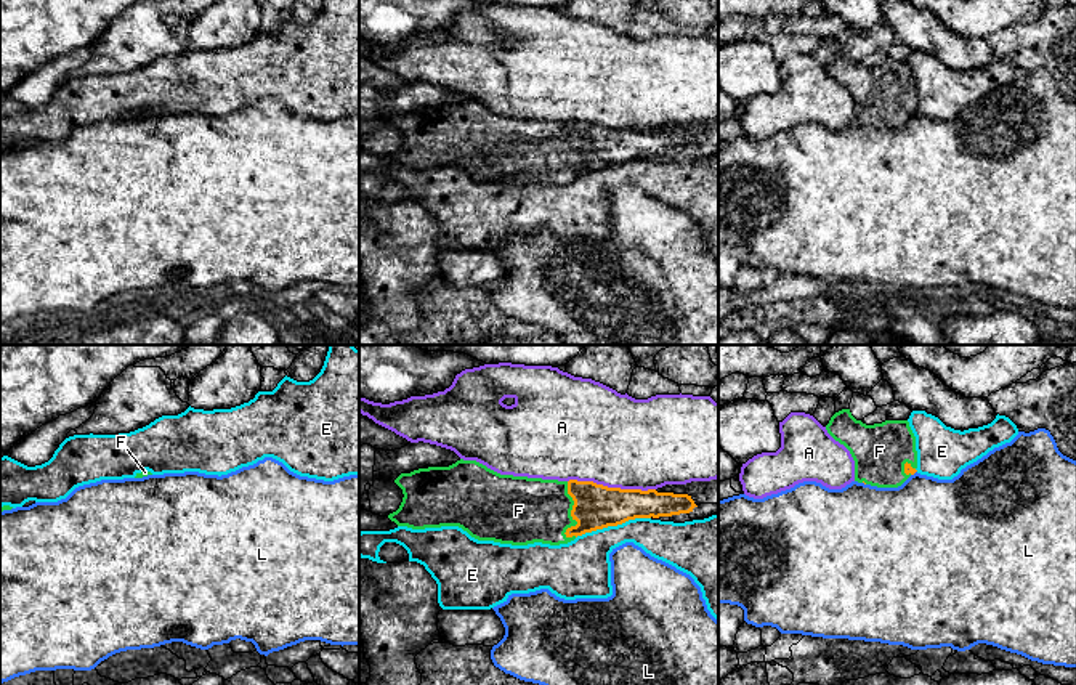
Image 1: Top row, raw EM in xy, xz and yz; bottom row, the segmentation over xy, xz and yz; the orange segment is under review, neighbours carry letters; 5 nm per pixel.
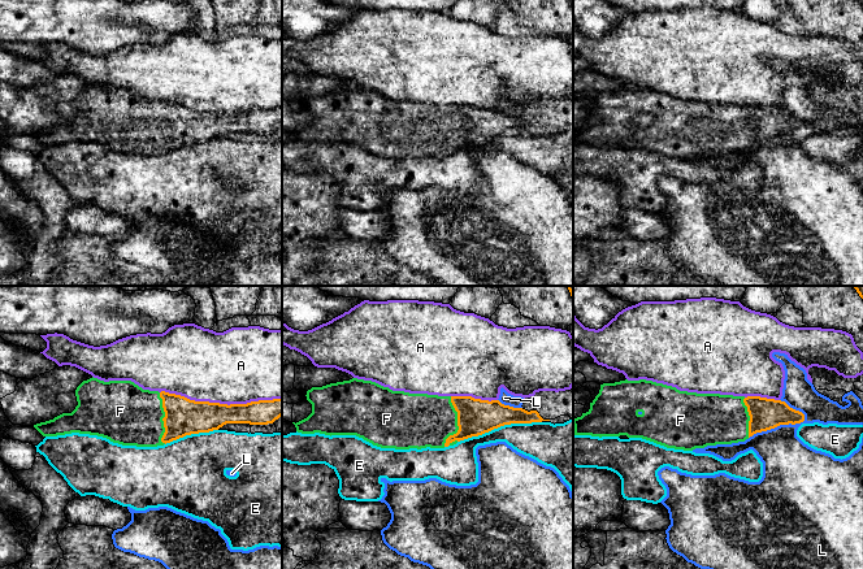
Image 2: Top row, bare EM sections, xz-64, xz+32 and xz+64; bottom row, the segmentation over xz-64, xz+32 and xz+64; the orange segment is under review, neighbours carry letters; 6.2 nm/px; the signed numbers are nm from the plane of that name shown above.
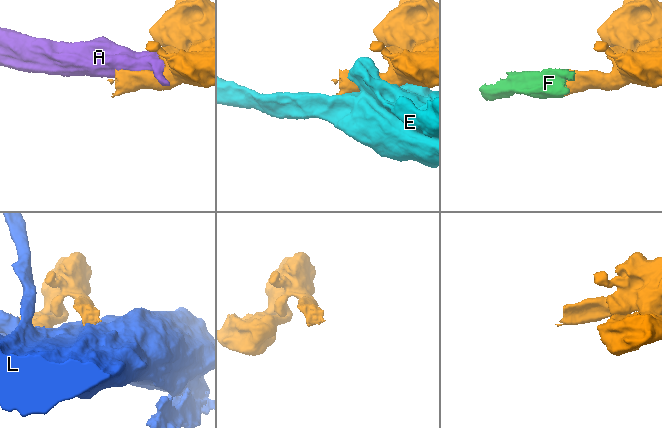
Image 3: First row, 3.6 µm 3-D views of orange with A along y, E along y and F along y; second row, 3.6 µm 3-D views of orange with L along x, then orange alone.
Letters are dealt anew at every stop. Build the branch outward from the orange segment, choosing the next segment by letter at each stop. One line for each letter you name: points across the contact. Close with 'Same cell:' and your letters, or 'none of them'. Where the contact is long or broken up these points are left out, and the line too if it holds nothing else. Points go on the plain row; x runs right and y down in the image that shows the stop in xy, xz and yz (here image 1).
Same cell: F

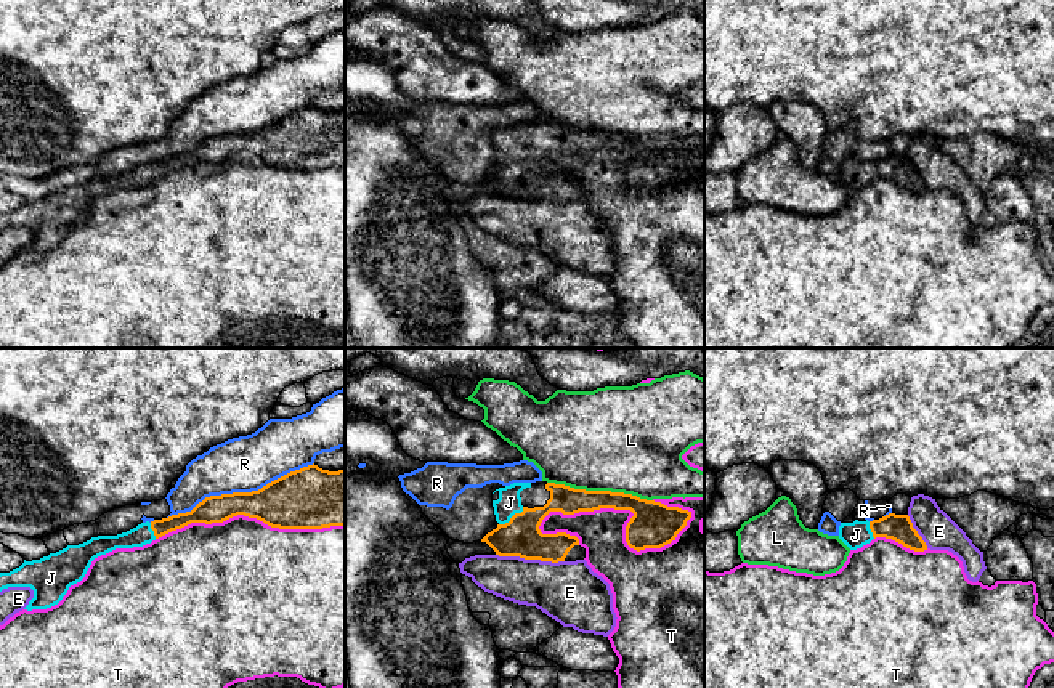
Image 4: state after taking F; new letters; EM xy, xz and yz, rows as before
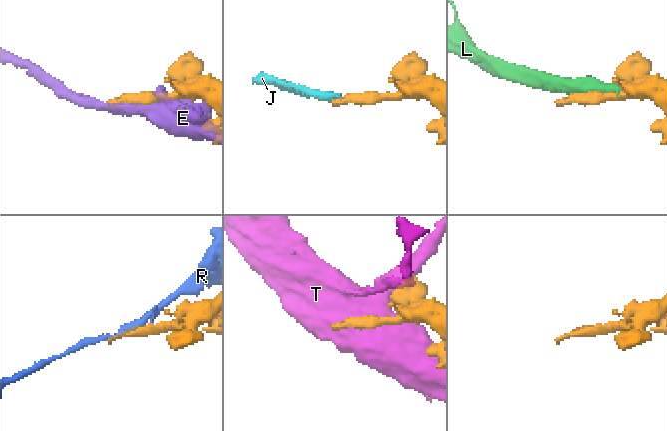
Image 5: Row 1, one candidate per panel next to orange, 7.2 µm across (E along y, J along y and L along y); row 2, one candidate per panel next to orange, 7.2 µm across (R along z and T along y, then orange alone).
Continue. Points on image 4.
Same cell: J

